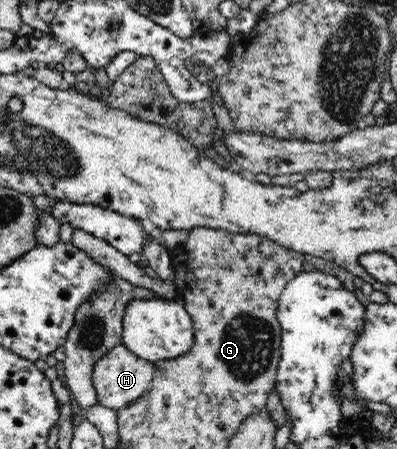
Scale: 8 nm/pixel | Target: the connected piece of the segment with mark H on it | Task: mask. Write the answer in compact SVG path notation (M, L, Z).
M122 343L107 352L94 367L92 382L99 396L99 404L112 410L120 410L139 401L151 389L156 367L137 357Z

